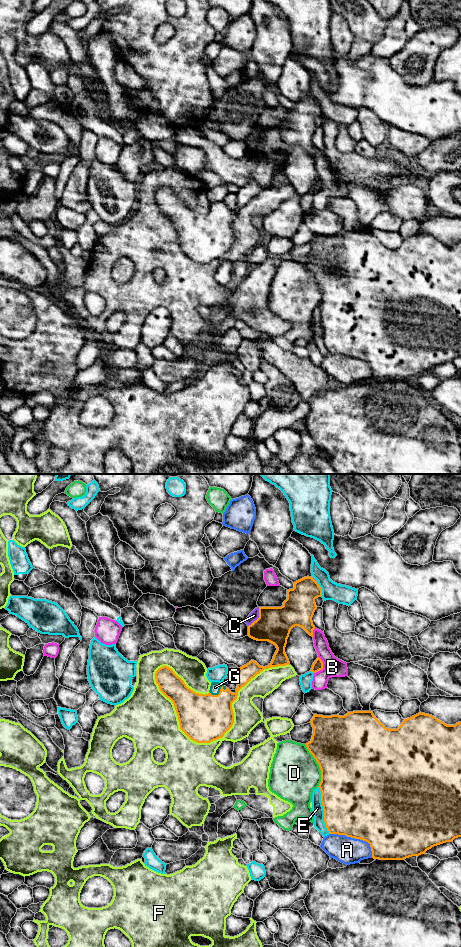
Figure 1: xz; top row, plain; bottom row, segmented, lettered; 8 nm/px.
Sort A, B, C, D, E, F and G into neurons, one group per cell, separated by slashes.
A / B / C / D / E / F / G

